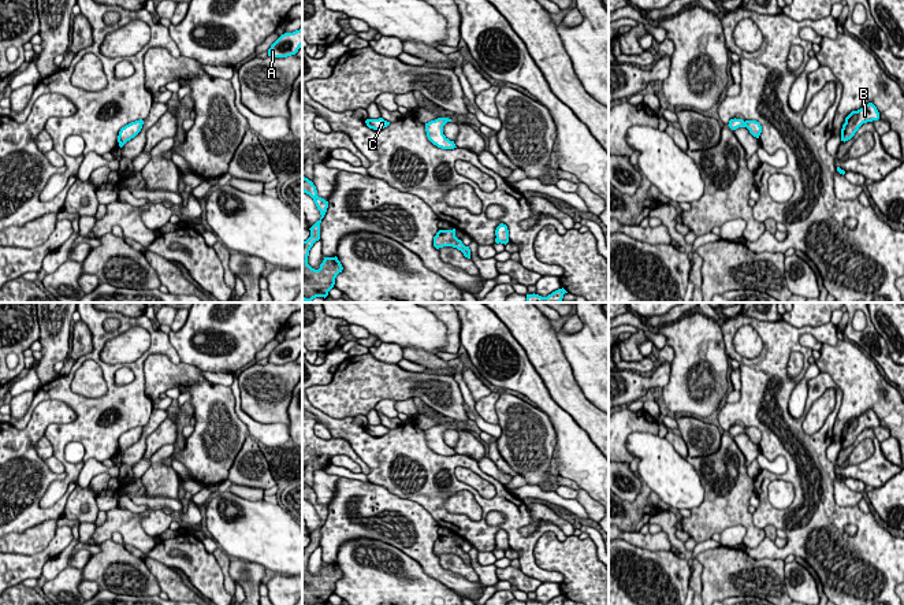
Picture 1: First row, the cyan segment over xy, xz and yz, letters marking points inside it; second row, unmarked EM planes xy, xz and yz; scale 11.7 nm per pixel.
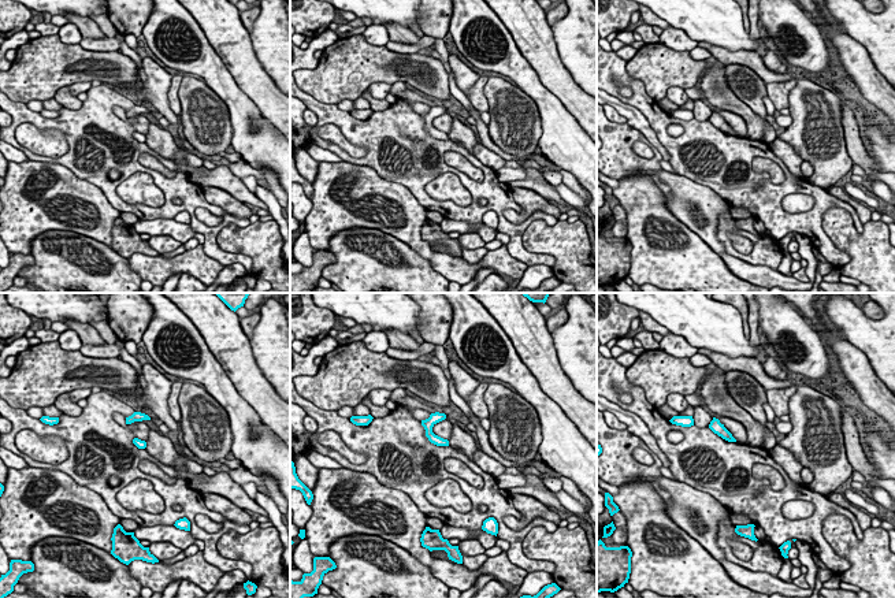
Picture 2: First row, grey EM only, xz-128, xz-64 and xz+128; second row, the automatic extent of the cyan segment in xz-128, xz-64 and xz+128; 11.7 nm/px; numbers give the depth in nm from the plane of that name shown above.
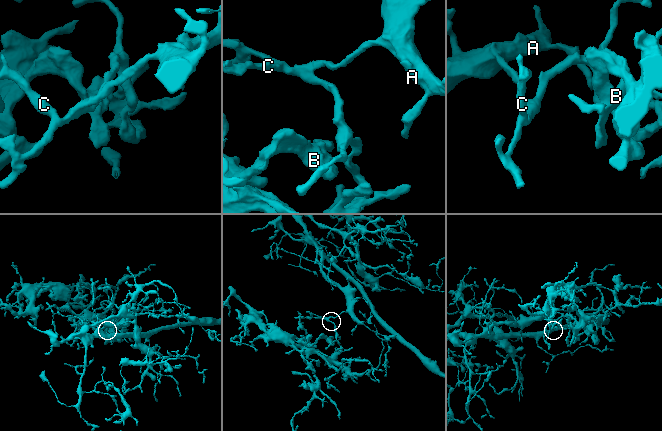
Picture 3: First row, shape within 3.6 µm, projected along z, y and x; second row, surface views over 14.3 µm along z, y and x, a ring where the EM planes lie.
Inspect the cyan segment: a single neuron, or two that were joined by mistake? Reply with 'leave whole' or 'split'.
leave whole

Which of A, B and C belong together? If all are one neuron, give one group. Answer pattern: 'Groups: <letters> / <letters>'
Groups: A B C

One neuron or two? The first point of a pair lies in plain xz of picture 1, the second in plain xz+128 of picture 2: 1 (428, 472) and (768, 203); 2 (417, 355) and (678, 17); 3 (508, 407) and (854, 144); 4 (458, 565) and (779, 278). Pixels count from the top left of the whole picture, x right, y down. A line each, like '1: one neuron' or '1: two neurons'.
1: one neuron
2: two neurons
3: two neurons
4: two neurons

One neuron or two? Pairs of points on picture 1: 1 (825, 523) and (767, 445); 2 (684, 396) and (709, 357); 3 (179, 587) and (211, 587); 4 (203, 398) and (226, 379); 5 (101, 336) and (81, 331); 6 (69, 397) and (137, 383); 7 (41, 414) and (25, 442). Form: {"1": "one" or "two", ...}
{"1": "one", "2": "one", "3": "two", "4": "two", "5": "two", "6": "one", "7": "one"}

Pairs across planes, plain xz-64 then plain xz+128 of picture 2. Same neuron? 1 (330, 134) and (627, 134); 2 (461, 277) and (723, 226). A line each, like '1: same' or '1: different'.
1: same
2: different

